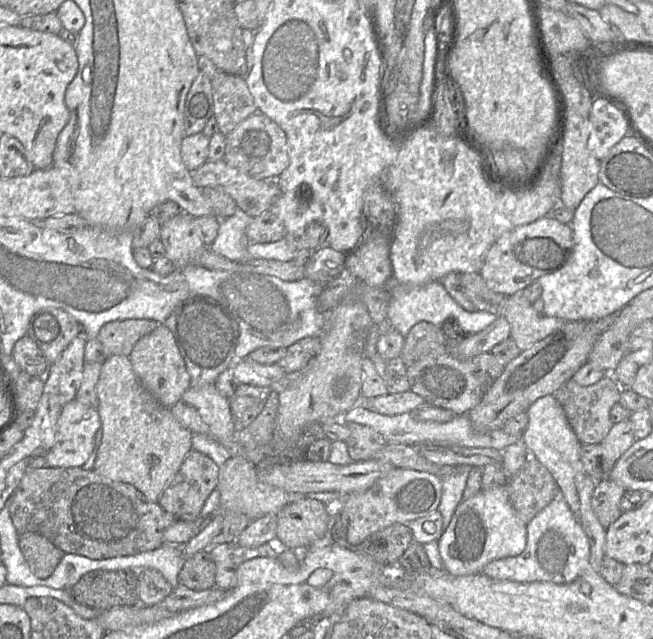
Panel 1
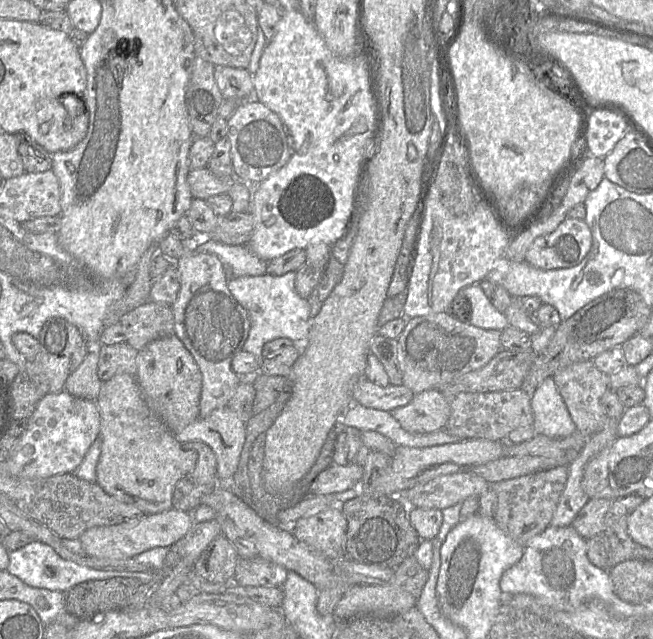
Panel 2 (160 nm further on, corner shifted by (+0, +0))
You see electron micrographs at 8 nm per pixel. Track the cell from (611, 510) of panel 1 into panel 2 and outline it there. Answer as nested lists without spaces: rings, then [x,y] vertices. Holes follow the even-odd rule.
[[[605,498],[590,499],[578,512],[570,526],[586,540],[603,534],[605,517],[611,503],[611,500]]]

